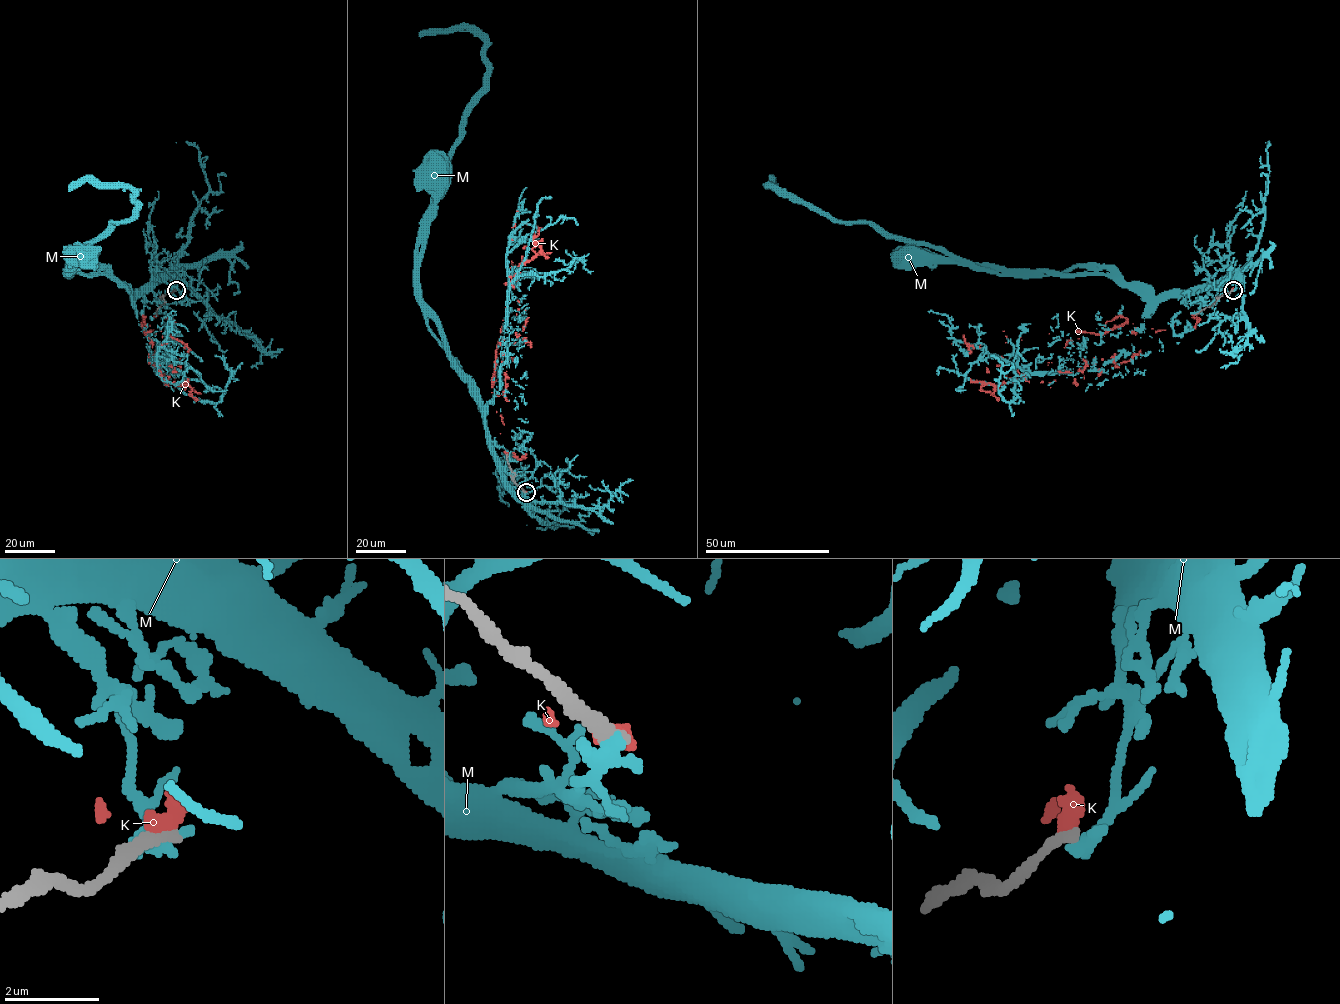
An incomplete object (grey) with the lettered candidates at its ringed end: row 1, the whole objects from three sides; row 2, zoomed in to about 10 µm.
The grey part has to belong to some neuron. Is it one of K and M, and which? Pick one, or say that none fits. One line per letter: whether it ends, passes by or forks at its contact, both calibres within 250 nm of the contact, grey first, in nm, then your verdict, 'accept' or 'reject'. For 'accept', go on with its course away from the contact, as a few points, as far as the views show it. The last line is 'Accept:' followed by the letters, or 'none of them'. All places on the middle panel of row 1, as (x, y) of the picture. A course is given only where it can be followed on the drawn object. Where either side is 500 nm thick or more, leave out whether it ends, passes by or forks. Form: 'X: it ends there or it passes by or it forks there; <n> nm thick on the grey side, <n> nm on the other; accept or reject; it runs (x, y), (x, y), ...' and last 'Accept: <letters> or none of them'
K: it ends there; 320 nm thick on the grey side, 400 nm on the other; reject
M: it ends there; 320 nm thick on the grey side, 400 nm on the other; reject
Accept: none of them

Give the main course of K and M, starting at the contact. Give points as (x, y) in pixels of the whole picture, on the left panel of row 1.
K: (175, 290), (170, 319), (150, 326), (152, 362), (172, 382), (189, 348), (167, 344)
M: (175, 291), (164, 279), (132, 296), (105, 274), (65, 272), (73, 263), (84, 262), (84, 257)

